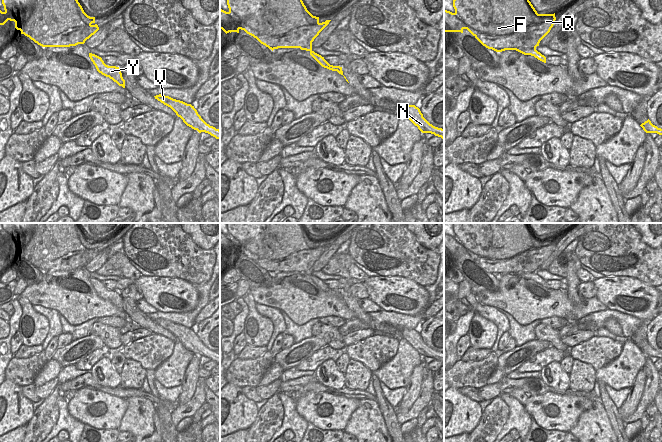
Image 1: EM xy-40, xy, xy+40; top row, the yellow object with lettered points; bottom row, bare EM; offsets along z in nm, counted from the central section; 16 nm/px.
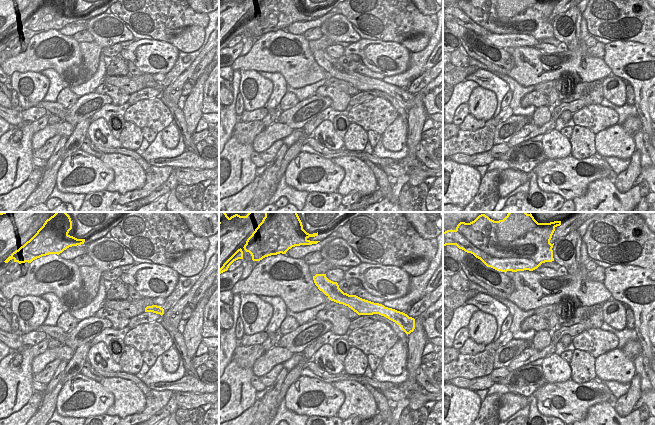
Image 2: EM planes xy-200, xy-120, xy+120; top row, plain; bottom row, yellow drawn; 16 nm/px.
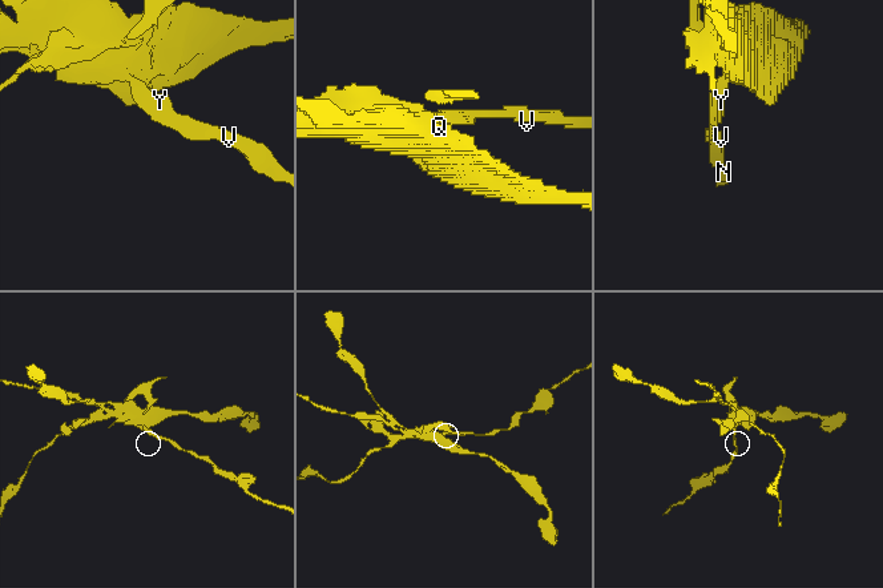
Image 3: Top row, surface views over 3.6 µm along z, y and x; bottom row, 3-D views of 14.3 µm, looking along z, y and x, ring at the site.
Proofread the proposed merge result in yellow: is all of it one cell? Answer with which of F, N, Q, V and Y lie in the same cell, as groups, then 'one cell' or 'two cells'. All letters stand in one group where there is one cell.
F Q / N V Y; two cells

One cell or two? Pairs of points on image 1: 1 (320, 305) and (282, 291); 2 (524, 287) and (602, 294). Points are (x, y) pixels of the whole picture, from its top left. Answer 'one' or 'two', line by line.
1: one
2: two

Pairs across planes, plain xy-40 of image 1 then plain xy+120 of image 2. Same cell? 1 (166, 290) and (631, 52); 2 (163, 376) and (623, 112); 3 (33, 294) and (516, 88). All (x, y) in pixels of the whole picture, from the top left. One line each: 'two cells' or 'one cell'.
1: one cell
2: two cells
3: two cells

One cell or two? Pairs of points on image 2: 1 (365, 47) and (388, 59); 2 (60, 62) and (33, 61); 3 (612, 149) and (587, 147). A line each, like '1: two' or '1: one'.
1: one
2: one
3: two

